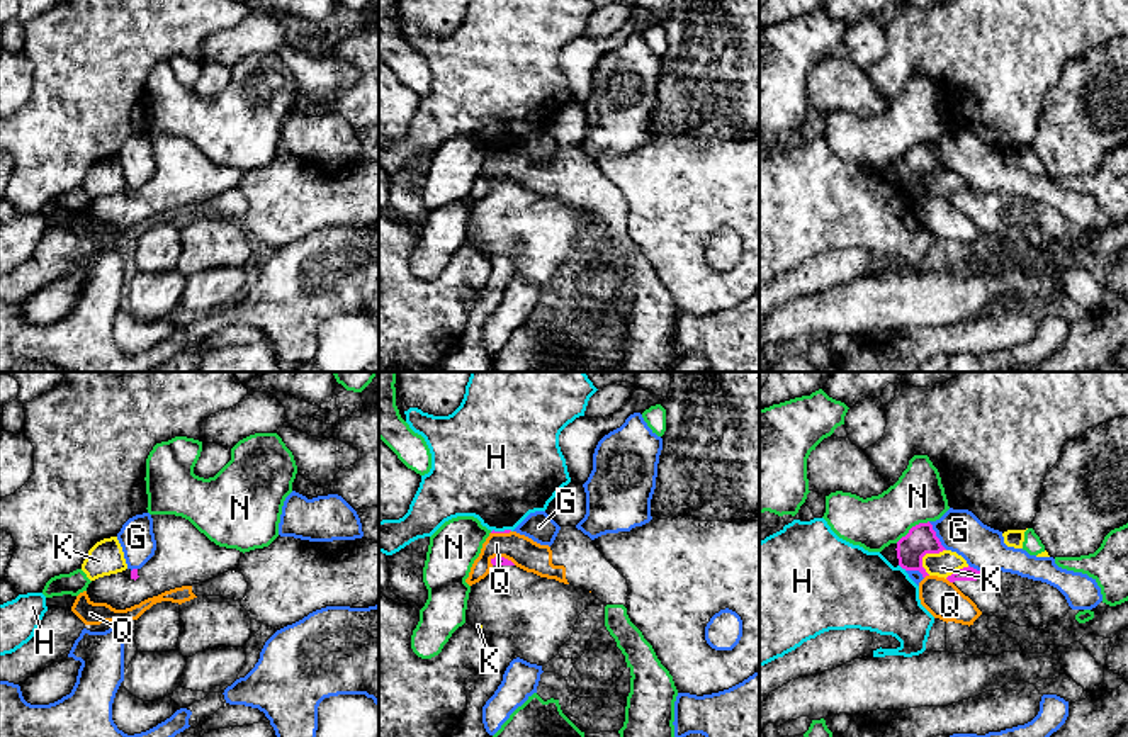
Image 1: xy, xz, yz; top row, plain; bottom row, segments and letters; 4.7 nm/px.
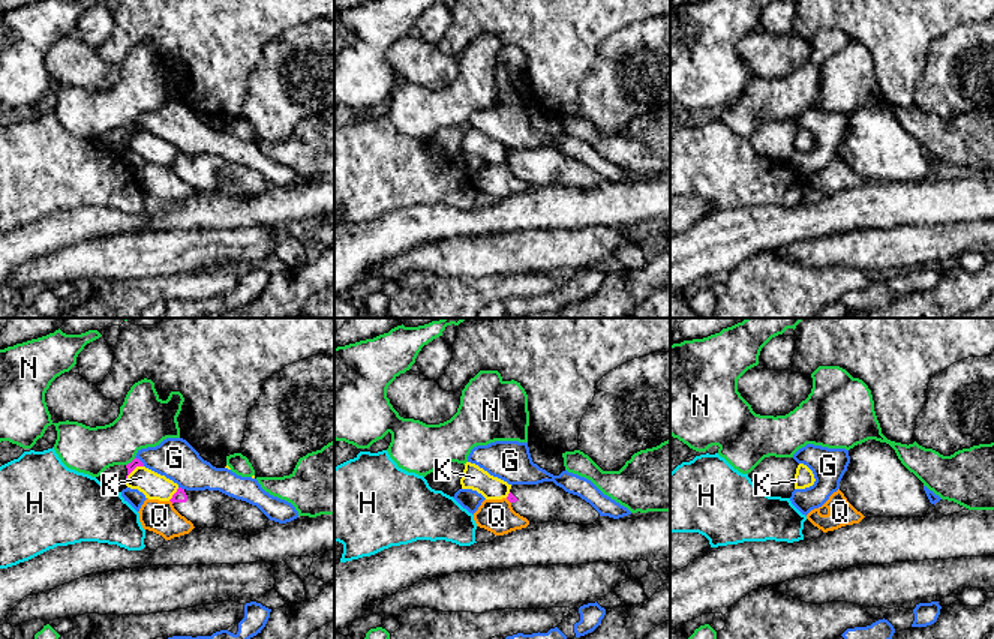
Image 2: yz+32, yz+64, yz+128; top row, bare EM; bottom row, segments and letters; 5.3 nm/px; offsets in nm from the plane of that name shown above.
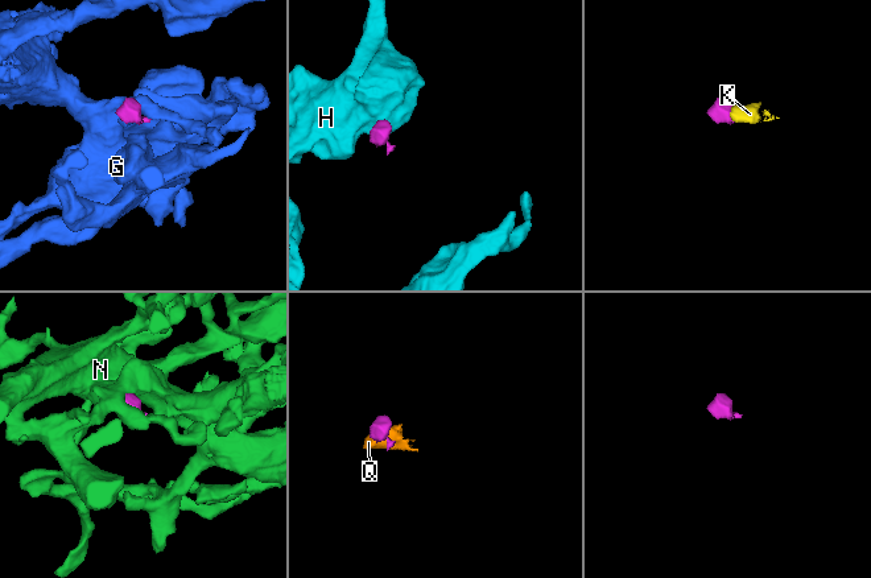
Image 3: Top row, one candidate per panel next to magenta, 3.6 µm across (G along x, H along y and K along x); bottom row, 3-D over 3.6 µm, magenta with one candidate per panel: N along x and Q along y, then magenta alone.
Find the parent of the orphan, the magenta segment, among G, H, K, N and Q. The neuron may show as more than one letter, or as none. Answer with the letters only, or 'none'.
none

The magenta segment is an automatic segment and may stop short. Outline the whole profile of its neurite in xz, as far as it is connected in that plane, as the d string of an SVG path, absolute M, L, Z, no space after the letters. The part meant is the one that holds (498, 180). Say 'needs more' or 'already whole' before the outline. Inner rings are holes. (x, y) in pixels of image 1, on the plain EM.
needs more; M505 177L491 178L489 194L471 205L465 243L491 265L486 285L465 299L467 328L457 348L433 372L493 372L482 326L516 277L544 285L571 258L579 234L598 219L586 209L540 197Z

